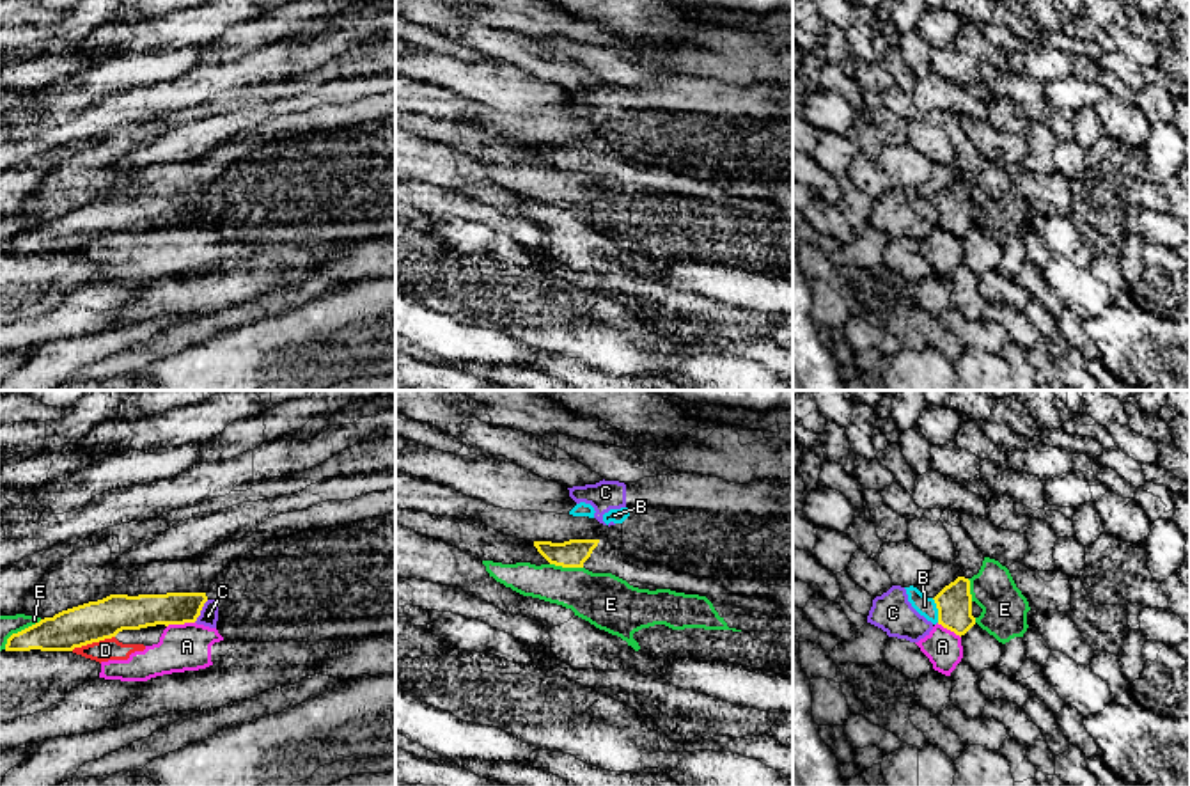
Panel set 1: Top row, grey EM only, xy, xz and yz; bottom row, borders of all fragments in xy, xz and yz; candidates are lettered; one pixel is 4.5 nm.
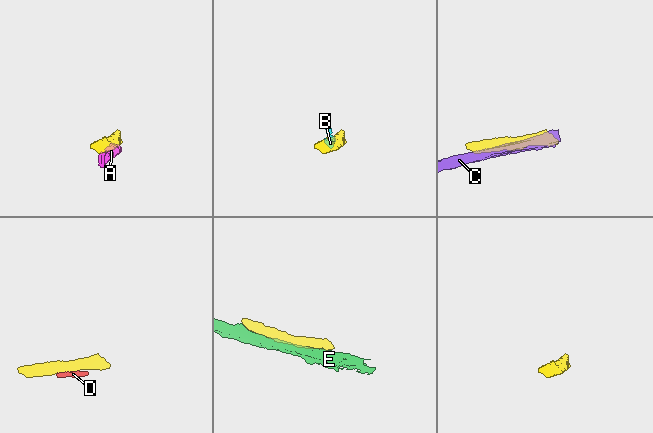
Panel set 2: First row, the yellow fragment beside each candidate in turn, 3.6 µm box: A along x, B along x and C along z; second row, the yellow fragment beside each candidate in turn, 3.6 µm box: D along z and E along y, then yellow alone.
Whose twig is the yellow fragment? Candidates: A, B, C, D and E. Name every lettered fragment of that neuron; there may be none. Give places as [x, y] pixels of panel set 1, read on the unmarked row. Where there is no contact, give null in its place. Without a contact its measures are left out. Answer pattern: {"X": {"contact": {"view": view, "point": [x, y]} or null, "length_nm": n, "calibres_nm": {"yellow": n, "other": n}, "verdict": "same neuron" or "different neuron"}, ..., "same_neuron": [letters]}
{"A": {"contact": {"view": "xy", "point": [180, 226]}, "length_nm": 130, "calibres_nm": {"yellow": 160, "other": 220}, "verdict": "different neuron"}, "B": {"contact": {"view": "yz", "point": [939, 213]}, "length_nm": 120, "calibres_nm": {"yellow": 160, "other": 90}, "verdict": "different neuron"}, "C": {"contact": {"view": "xy", "point": [201, 212]}, "length_nm": 120, "calibres_nm": {"yellow": 140, "other": 80}, "verdict": "different neuron"}, "D": {"contact": {"view": "xy", "point": [93, 243]}, "length_nm": 220, "calibres_nm": {"yellow": 180, "other": 100}, "verdict": "different neuron"}, "E": {"contact": {"view": "xz", "point": [566, 169]}, "length_nm": 150, "calibres_nm": {"yellow": 130, "other": 240}, "verdict": "different neuron"}, "same_neuron": []}

